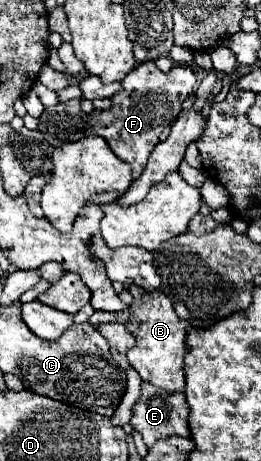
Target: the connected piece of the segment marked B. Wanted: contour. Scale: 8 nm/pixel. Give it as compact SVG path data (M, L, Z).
M132 284L130 294L134 296L130 304L130 318L126 328L136 338L134 348L128 350L130 366L142 376L142 380L164 388L166 392L184 390L184 354L186 354L186 320L180 320L174 312L172 300L162 292L146 292Z

